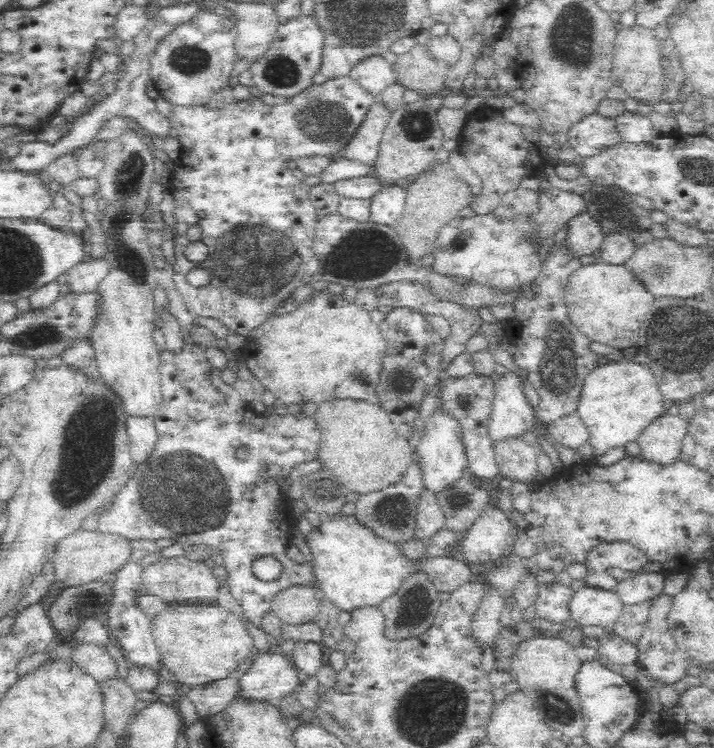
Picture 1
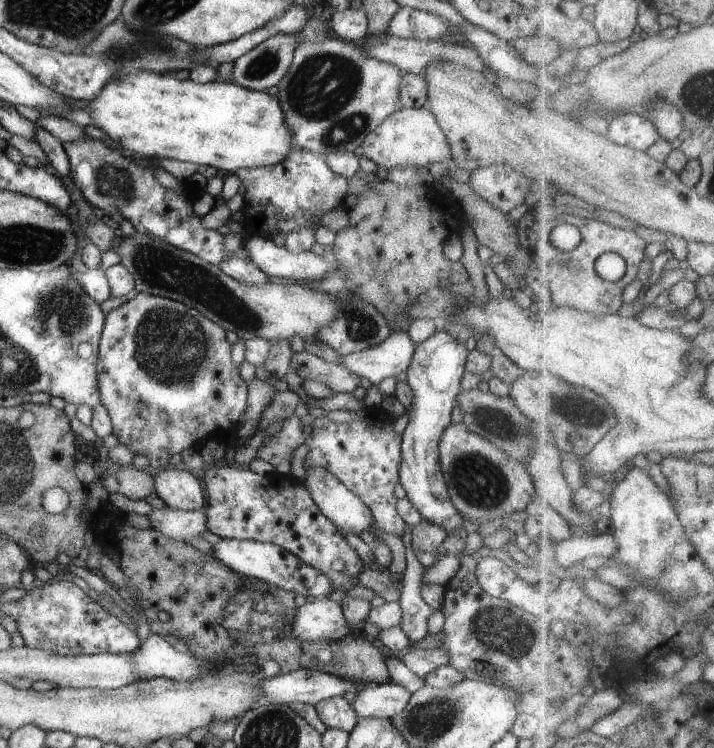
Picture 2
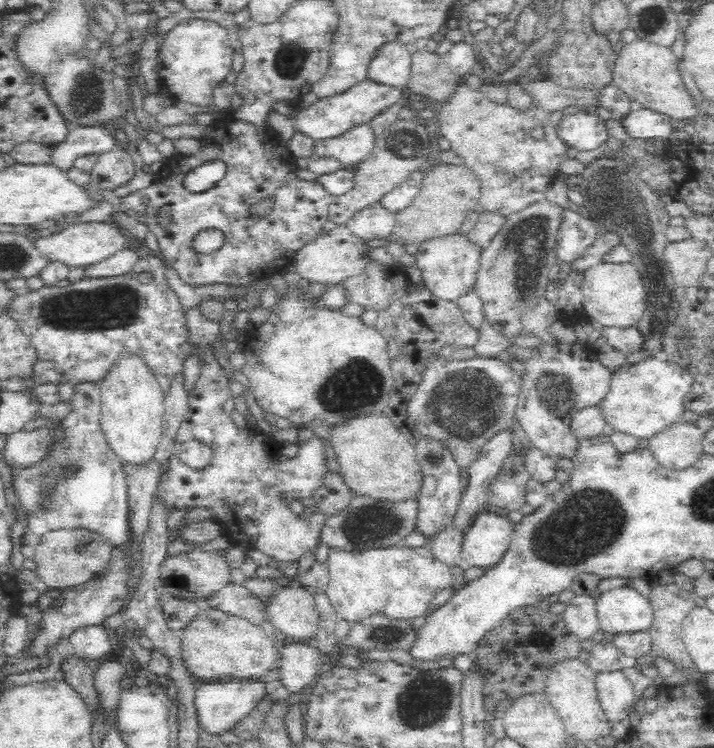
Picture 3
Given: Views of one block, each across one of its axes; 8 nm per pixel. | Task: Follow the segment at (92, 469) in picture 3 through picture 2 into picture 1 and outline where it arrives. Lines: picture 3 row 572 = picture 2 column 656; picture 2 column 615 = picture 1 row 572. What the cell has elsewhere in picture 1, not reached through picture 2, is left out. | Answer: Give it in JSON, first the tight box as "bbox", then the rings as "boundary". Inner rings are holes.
{"bbox":[106,540,165,683],"boundary":[[[133,540],[132,543],[134,543],[132,558],[124,568],[116,573],[114,588],[109,592],[112,596],[112,602],[107,612],[109,618],[106,627],[111,640],[117,643],[130,665],[143,666],[143,668],[151,670],[155,676],[159,677],[160,683],[165,683],[164,680],[160,679],[162,661],[159,650],[153,641],[150,619],[143,616],[140,610],[134,606],[134,598],[140,591],[143,591],[140,582],[143,566],[148,561],[148,556],[156,554],[160,548],[156,546],[156,541],[152,540]]]}

